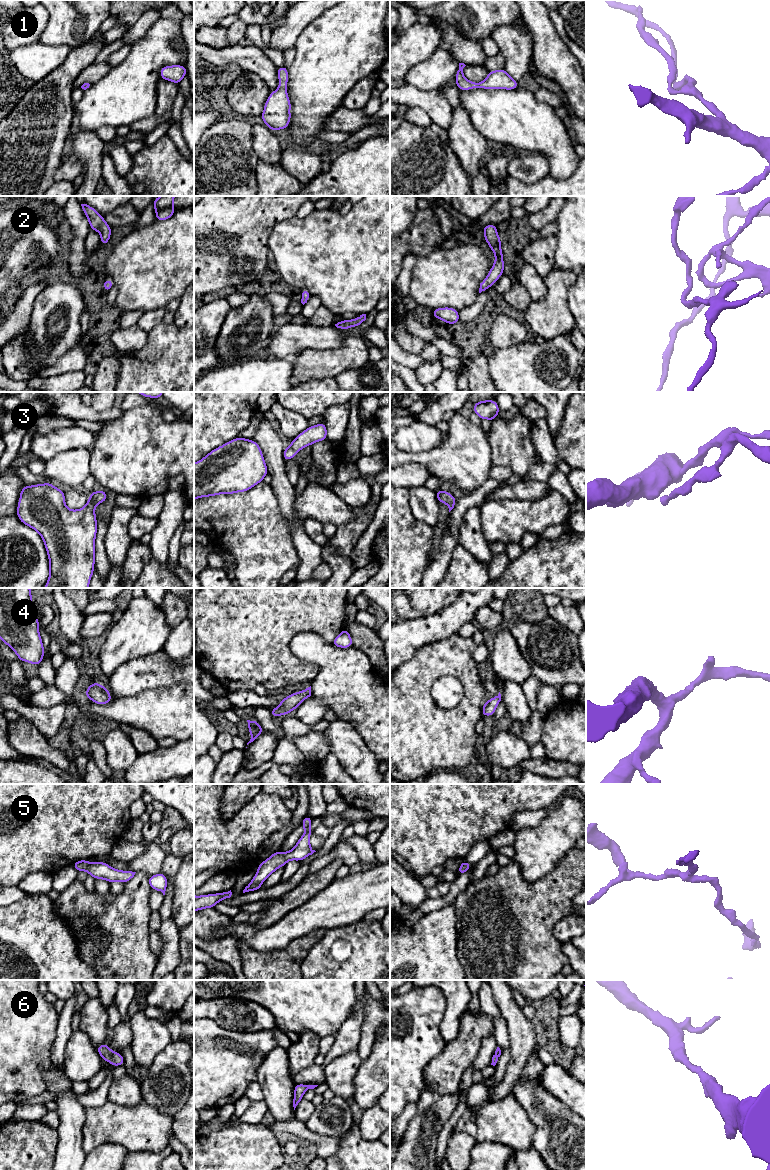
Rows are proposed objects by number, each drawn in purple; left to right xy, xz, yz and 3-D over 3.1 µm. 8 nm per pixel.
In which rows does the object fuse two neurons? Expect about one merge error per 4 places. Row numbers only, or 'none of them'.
none of them

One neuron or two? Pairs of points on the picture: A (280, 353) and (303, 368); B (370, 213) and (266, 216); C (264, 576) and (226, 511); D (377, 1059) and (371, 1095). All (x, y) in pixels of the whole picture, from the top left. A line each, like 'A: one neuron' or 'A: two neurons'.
A: two neurons
B: two neurons
C: one neuron
D: one neuron

